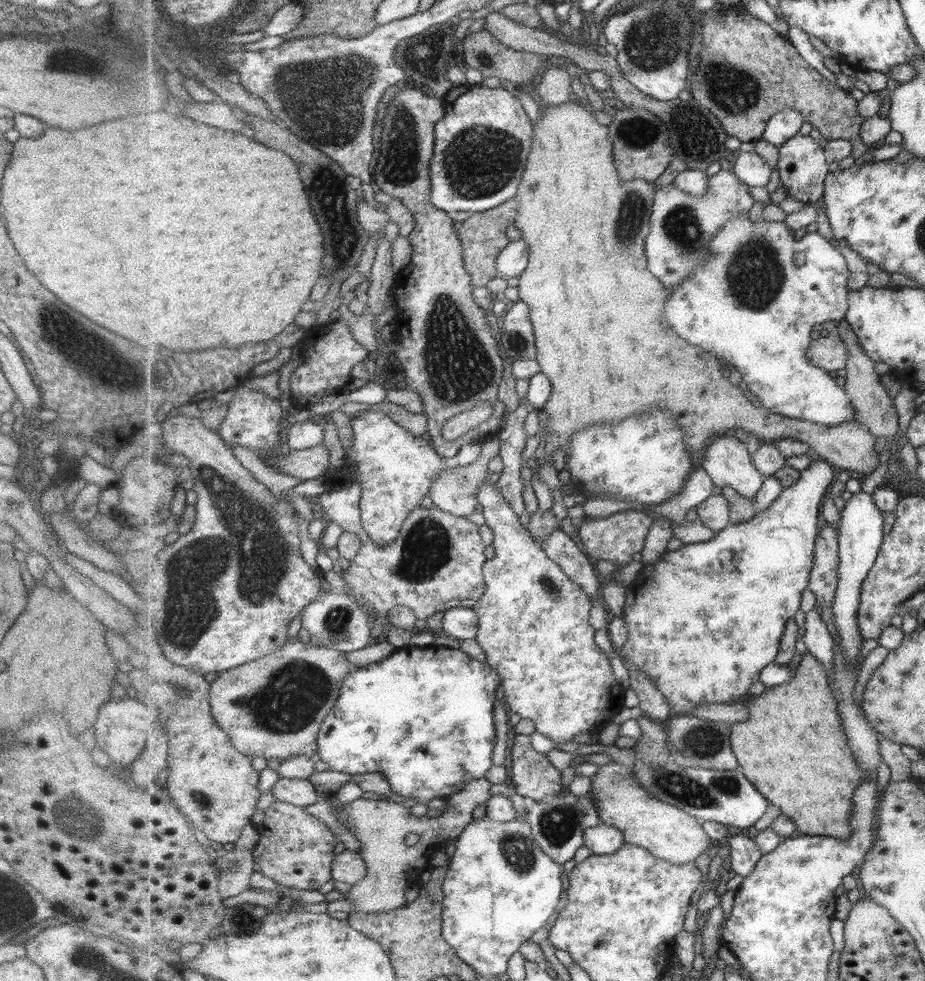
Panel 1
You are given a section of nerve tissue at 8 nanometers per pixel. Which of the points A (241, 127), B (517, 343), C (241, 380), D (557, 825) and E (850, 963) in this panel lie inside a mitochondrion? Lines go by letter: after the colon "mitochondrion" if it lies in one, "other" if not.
A: other
B: mitochondrion
C: other
D: mitochondrion
E: other

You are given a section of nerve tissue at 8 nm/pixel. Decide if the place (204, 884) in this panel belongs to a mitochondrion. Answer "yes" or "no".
no

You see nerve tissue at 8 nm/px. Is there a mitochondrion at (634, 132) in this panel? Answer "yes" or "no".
yes

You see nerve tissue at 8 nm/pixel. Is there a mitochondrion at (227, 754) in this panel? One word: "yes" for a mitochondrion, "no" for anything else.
no

